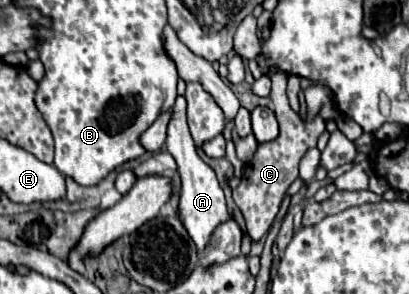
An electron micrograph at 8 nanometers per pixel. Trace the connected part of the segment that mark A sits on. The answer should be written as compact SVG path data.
M177 96L175 104L171 108L171 120L167 126L167 142L165 142L169 154L175 158L177 166L179 166L179 176L181 176L181 196L179 196L179 218L185 226L185 230L189 232L191 240L195 242L197 250L203 250L213 234L213 230L227 222L229 218L229 210L225 206L225 196L223 196L223 188L215 176L215 172L211 170L211 166L207 166L195 148L195 142L191 140L189 134L189 126L187 126L187 118L185 118L185 98Z

